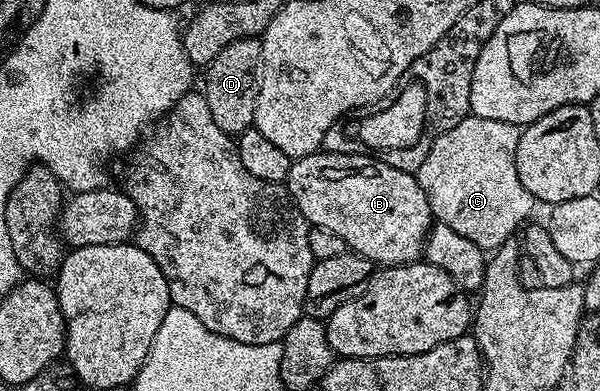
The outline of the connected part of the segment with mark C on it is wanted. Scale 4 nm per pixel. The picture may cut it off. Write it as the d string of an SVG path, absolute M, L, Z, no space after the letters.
M473 114L466 116L460 122L456 122L452 130L444 130L444 134L434 137L428 150L428 158L420 162L416 173L420 186L428 198L431 217L435 221L452 226L456 234L468 238L468 242L476 242L476 246L483 250L500 247L533 217L530 215L534 212L536 201L532 194L528 194L528 190L524 190L520 174L516 174L519 131L519 125L516 124L496 122L492 118L480 118Z

